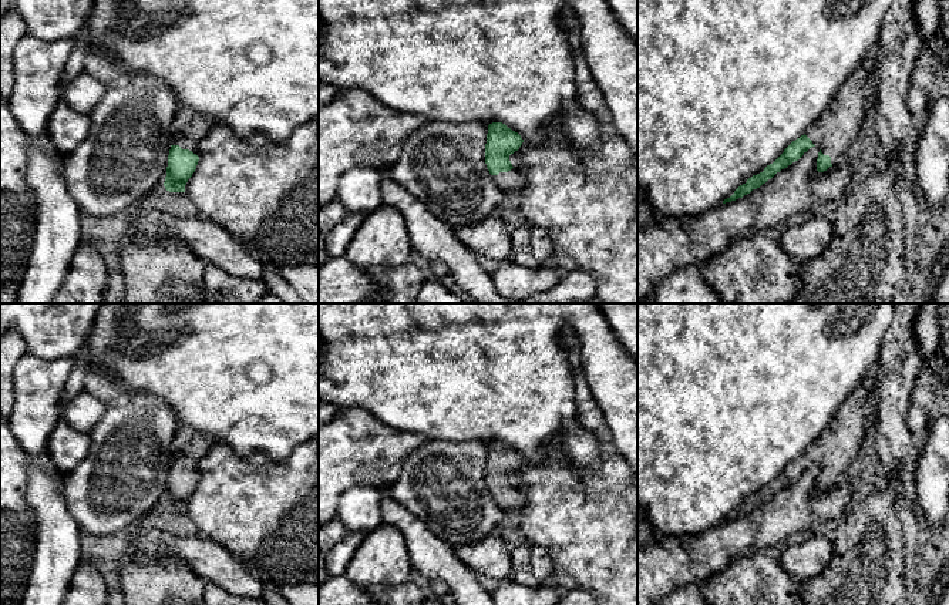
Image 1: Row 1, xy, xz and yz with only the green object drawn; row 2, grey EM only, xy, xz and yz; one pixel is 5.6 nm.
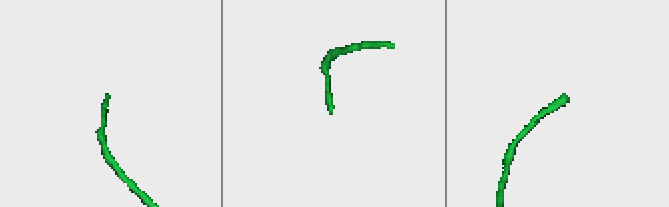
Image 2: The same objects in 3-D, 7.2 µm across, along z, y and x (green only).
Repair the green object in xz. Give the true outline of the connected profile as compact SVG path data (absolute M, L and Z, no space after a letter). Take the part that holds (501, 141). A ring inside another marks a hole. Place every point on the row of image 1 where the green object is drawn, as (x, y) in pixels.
M505 124L488 125L485 164L494 181L509 199L515 199L526 186L526 178L509 161L509 155L518 151L522 142L521 135Z

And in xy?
M178 107L171 124L171 149L164 186L169 192L185 192L188 179L199 161L199 142L208 135L215 121L191 108Z

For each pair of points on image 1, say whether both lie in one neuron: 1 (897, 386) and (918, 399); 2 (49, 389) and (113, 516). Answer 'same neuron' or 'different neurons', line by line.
1: different neurons
2: different neurons

